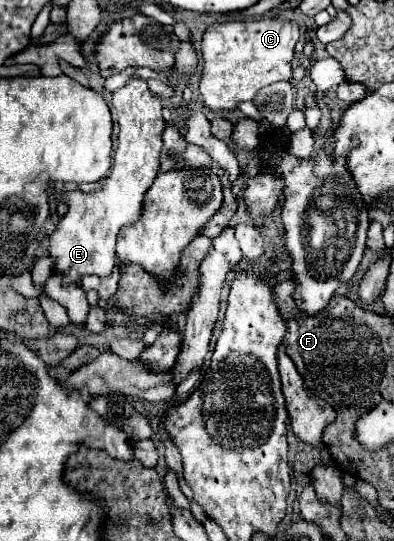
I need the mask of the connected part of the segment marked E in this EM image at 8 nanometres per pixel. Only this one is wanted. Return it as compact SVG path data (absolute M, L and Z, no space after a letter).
M133 77L113 93L113 109L119 117L119 137L113 167L103 179L103 187L99 191L67 193L67 215L59 221L55 233L51 235L49 253L55 257L55 269L63 275L65 283L77 283L85 275L111 275L119 229L139 219L143 197L159 173L159 155L163 147L161 133L165 129L161 97L149 91L145 79Z

